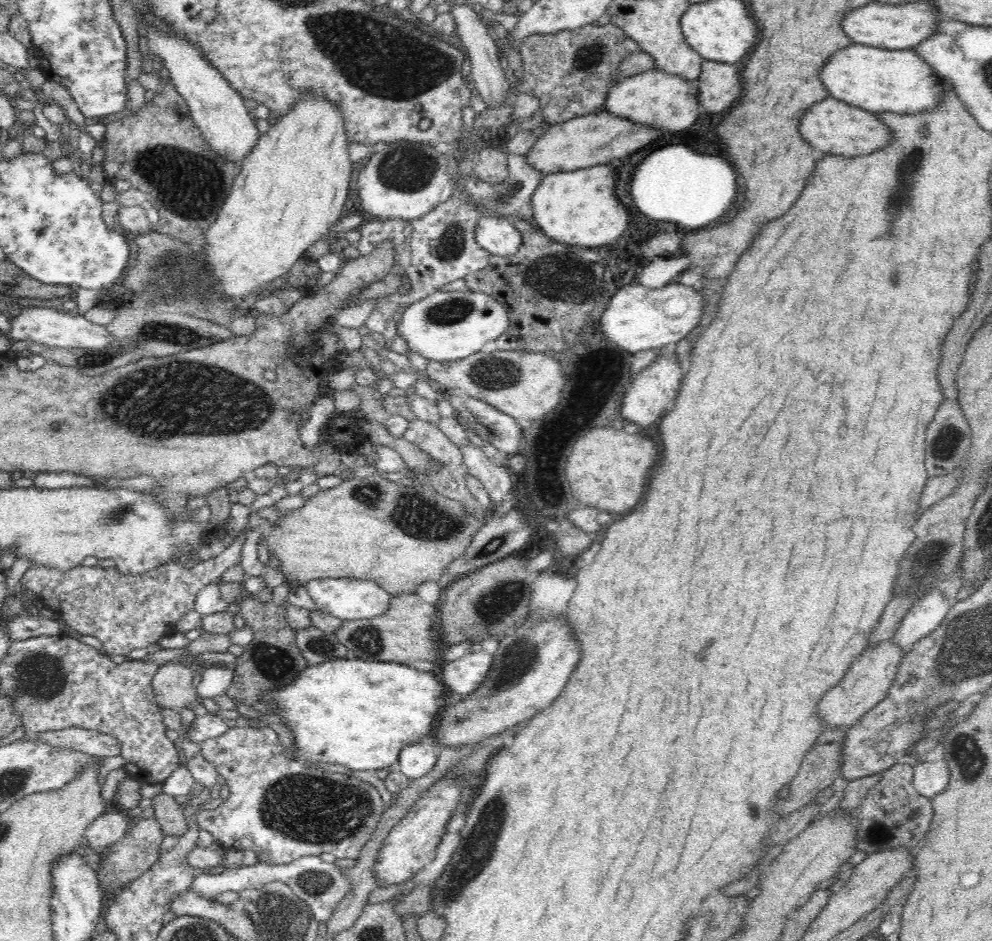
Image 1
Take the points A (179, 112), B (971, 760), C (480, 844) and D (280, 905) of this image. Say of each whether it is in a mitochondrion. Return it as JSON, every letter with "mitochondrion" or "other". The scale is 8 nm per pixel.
{"A":"mitochondrion","B":"mitochondrion","C":"mitochondrion","D":"mitochondrion"}

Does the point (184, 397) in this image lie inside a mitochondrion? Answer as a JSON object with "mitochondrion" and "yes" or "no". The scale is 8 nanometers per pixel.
{"mitochondrion":"yes"}

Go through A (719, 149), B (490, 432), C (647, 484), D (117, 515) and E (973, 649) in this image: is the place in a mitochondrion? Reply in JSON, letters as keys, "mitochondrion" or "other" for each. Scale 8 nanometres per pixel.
{"A":"other","B":"other","C":"other","D":"mitochondrion","E":"mitochondrion"}

